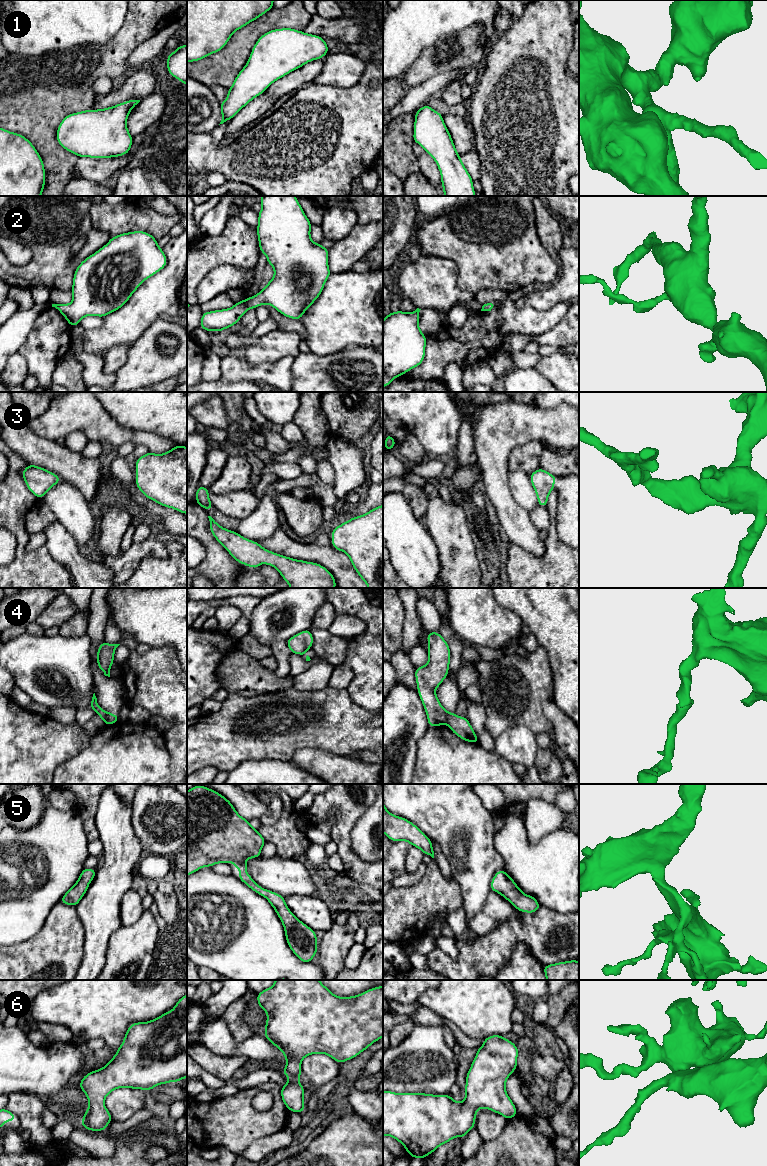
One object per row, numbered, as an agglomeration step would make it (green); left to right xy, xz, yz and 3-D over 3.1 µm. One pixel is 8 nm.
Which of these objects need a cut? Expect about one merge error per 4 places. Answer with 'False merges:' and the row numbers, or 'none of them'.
False merges: 4

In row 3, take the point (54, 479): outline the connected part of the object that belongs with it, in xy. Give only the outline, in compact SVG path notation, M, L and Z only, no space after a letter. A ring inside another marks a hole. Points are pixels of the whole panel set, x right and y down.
M29 464L22 472L27 488L40 500L49 489L56 485L62 478L56 474Z

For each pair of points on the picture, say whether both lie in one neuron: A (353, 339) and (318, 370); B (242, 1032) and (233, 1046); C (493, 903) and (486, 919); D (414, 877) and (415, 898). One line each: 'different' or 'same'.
A: different
B: different
C: same
D: different

